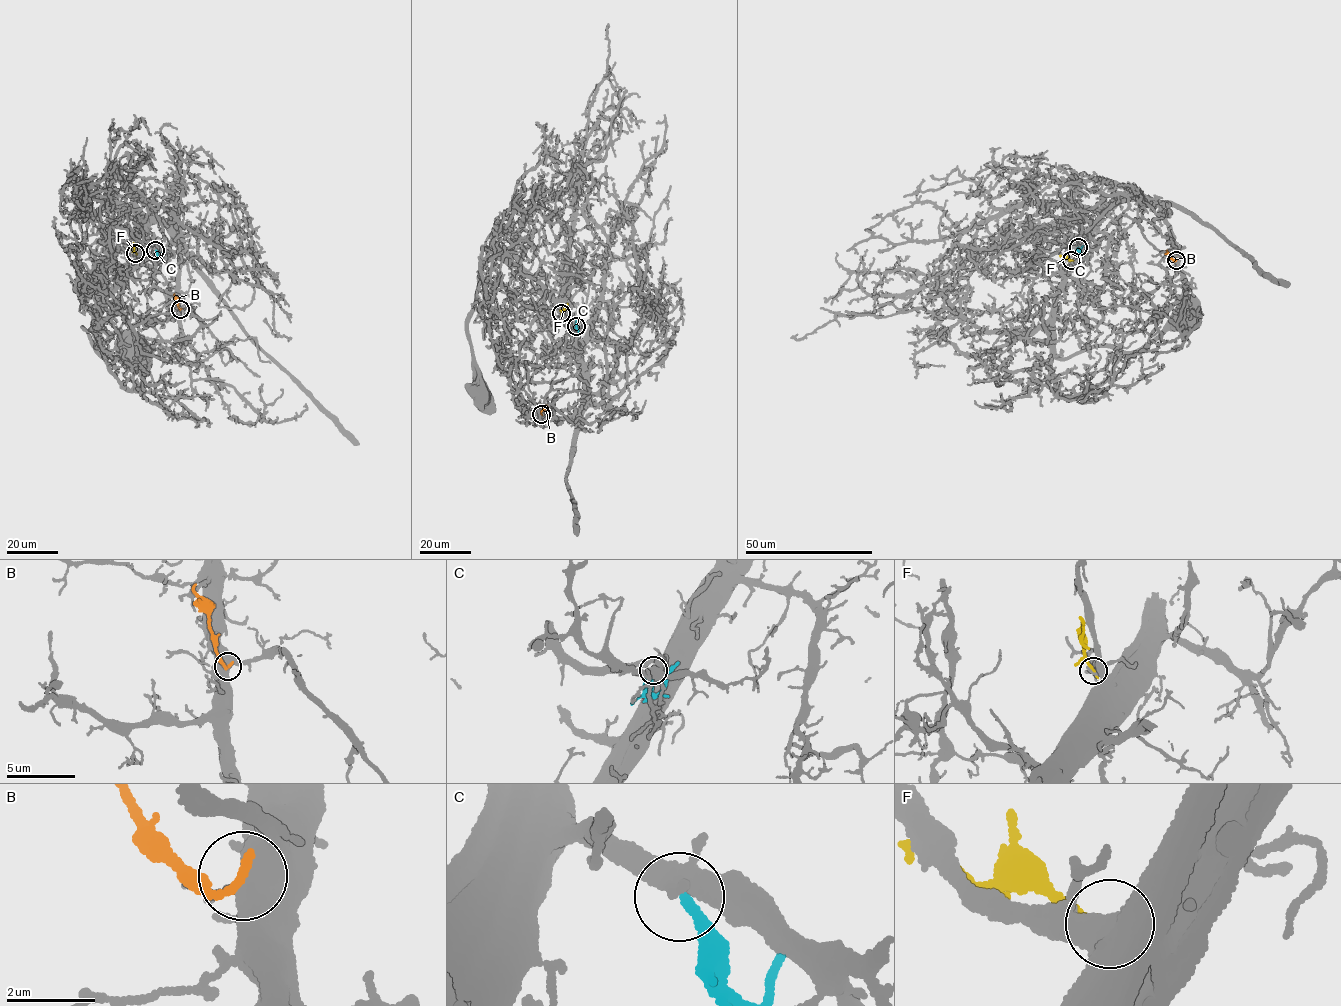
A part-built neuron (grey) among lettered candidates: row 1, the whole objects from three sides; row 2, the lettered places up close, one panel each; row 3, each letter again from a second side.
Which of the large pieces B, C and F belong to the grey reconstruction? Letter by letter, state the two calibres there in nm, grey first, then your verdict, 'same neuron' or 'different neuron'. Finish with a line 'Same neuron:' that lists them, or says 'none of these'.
B: calibres 800 and 240 nm; different neuron
C: calibres 240 and 190 nm; different neuron
F: calibres 300 and 300 nm; different neuron
Same neuron: none of these

